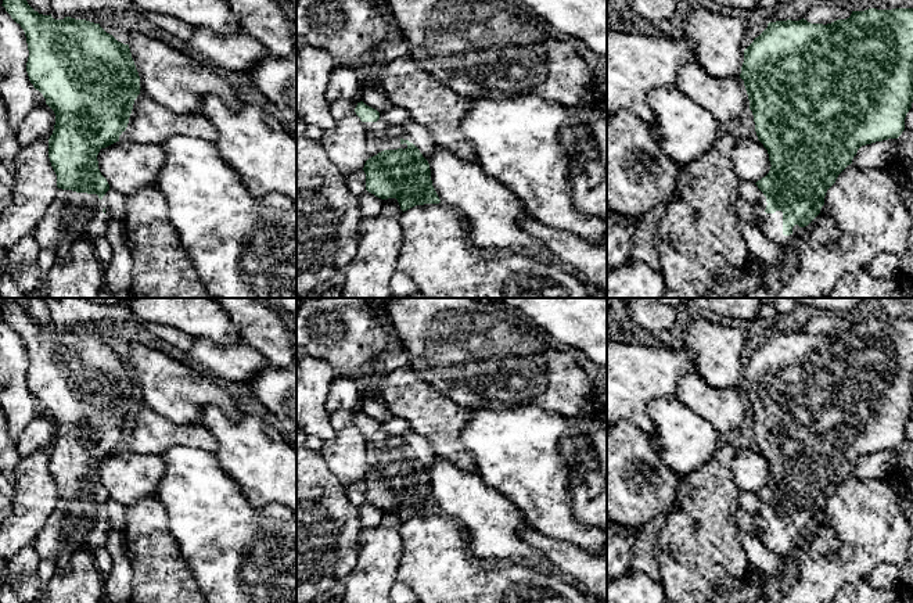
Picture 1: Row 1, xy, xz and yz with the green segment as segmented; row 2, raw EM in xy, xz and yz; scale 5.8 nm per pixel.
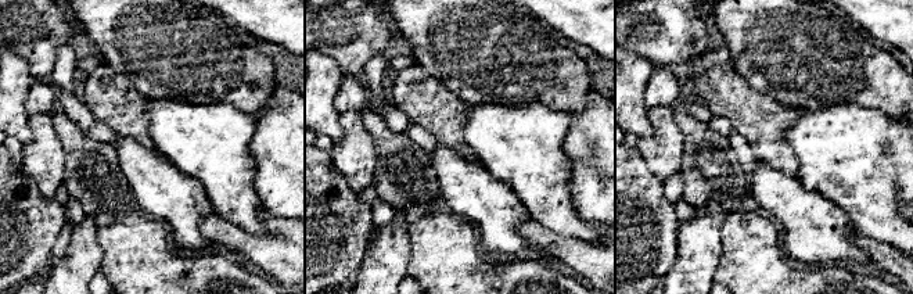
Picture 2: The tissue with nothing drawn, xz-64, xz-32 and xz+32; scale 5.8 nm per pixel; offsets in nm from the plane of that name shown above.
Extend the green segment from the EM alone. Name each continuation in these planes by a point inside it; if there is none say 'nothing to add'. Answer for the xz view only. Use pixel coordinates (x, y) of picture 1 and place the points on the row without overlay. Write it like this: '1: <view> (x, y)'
1: xz (383, 445)

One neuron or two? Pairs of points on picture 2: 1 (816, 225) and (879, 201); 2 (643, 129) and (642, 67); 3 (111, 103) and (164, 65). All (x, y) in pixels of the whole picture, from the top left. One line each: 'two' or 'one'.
1: two
2: one
3: two

